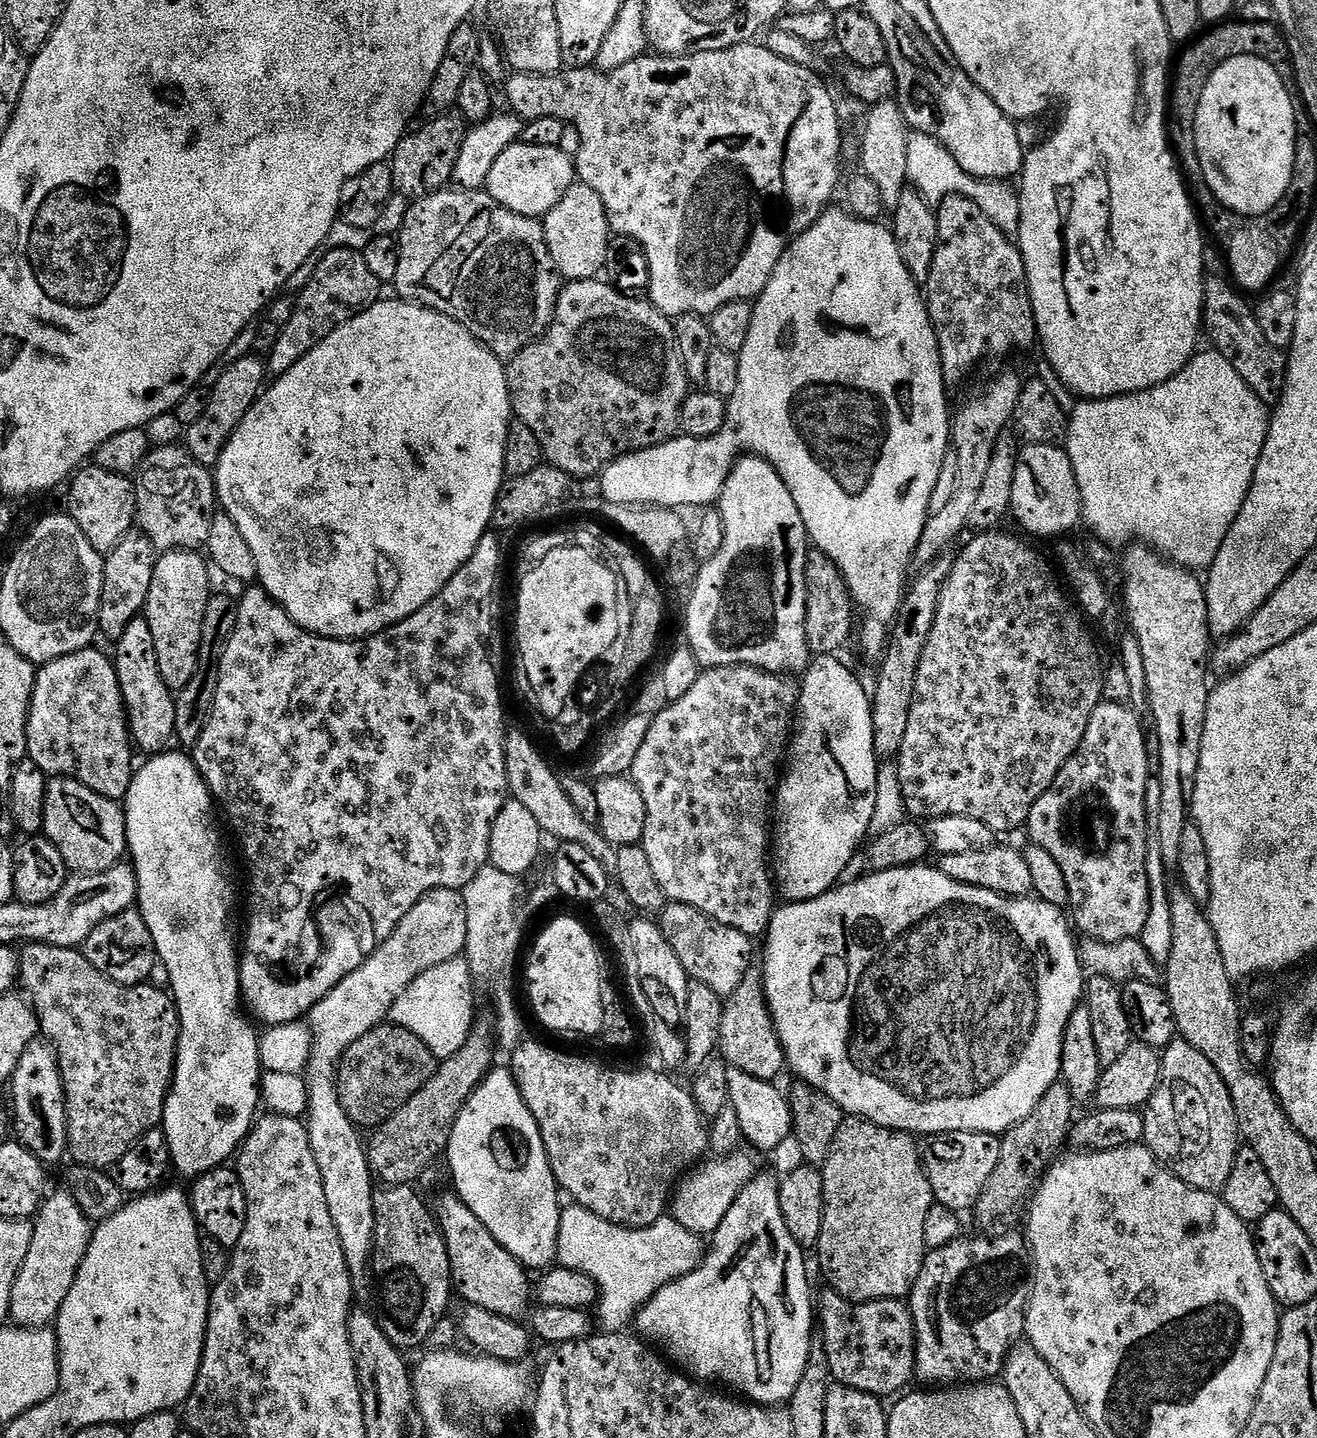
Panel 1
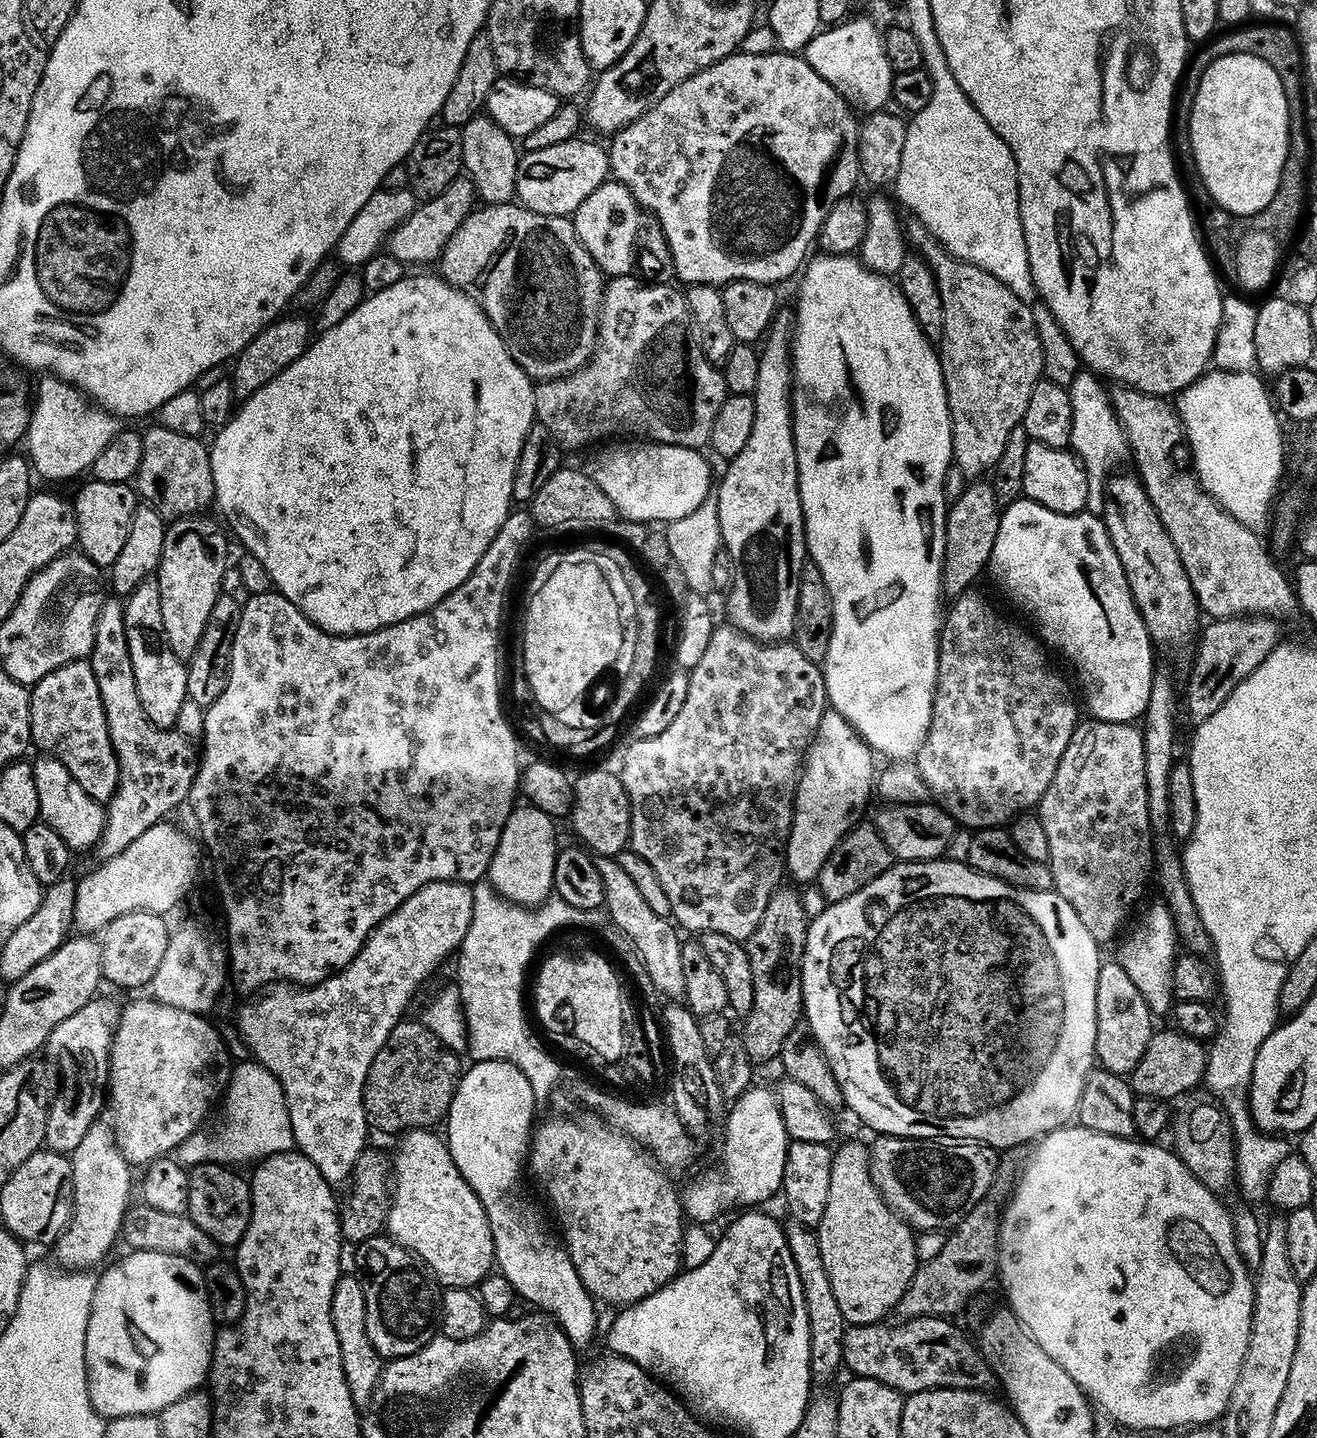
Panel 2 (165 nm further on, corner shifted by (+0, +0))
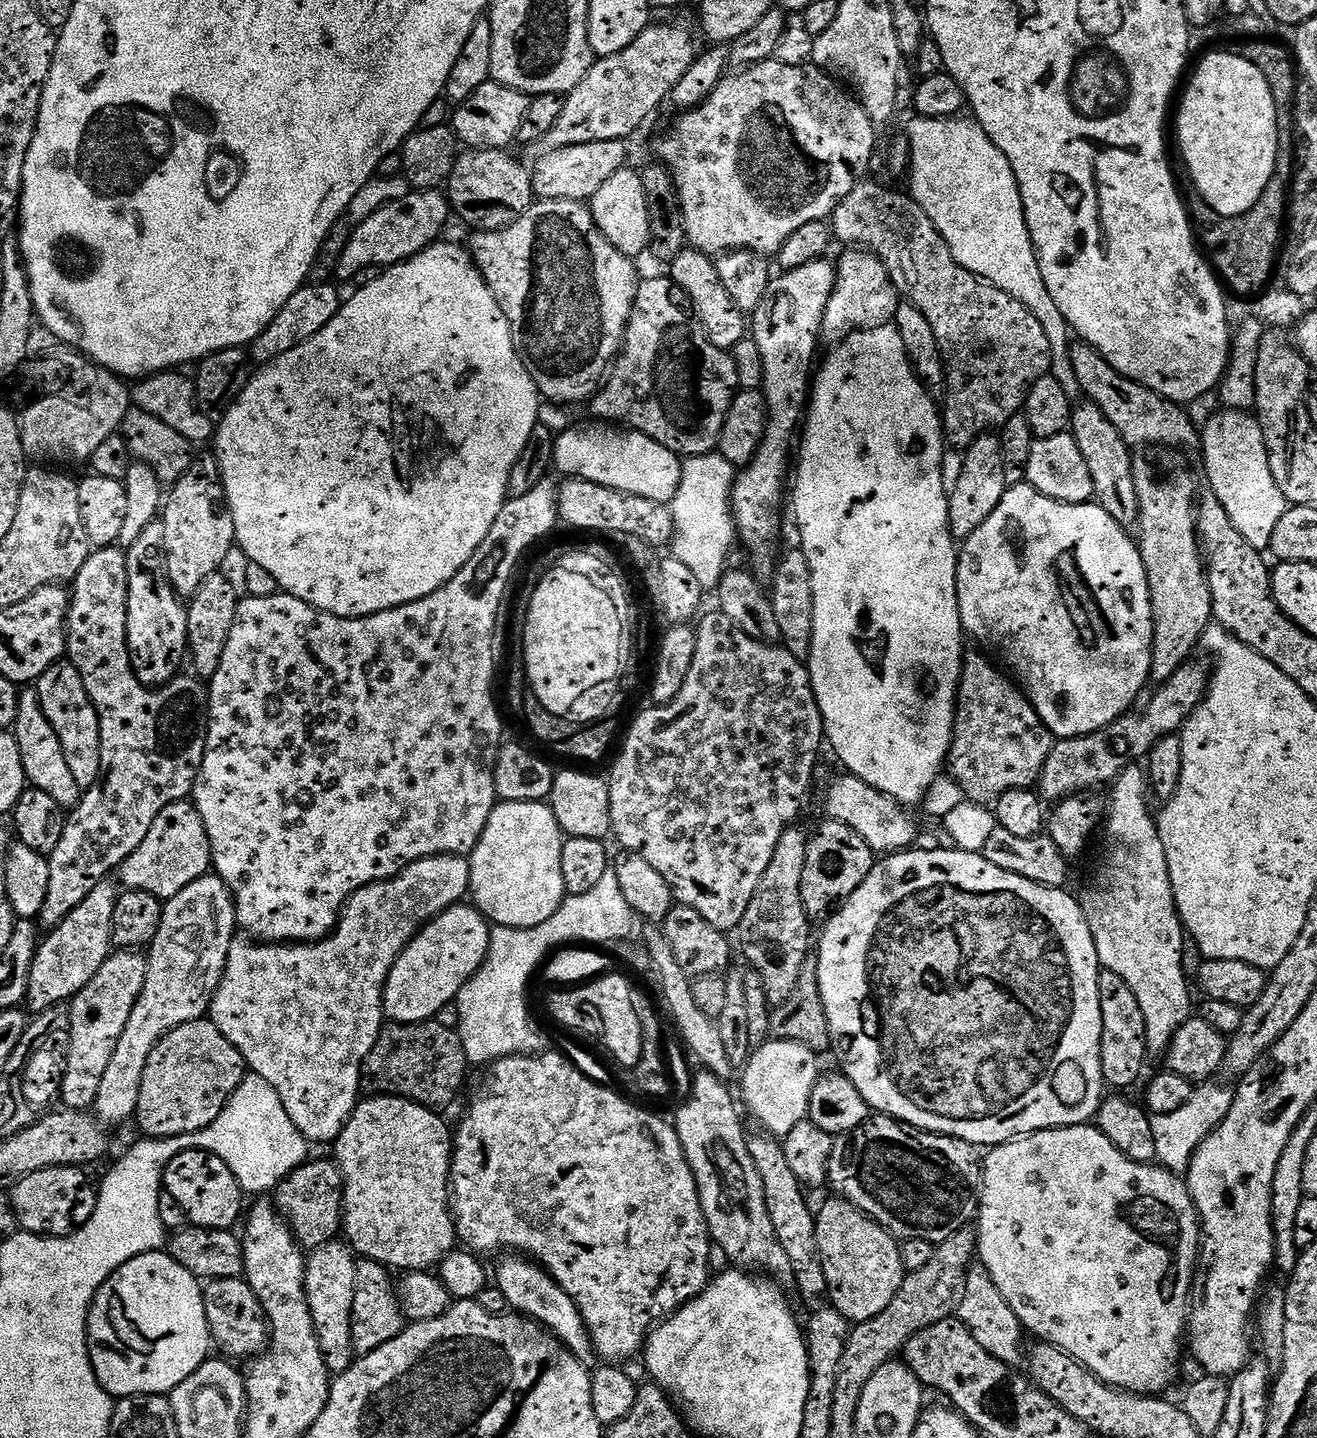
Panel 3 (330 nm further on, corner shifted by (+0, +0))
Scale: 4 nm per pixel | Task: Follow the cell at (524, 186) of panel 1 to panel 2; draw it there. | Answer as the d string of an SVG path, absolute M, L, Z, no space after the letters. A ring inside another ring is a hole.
M585 138L567 140L537 152L521 155L517 165L516 196L530 212L543 216L575 217L582 202L603 186L610 176L610 156Z

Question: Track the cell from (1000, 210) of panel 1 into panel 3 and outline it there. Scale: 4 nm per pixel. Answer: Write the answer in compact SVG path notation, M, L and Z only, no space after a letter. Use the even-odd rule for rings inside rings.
M921 115L915 119L909 122L906 133L912 199L934 222L946 246L950 246L950 254L963 268L1018 298L1042 322L1052 351L1050 375L1068 396L1079 397L1080 383L1074 378L1074 362L1070 362L1074 336L1066 318L1062 318L1062 310L1050 298L1046 282L1042 282L1042 270L1026 226L1020 184L1006 154L990 142L975 119Z

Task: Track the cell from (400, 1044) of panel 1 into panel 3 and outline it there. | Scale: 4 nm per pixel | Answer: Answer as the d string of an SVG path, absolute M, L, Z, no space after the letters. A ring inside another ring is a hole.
M436 1018L423 1020L421 1024L392 1022L381 1028L380 1037L360 1068L361 1089L368 1096L401 1096L416 1104L422 1104L425 1108L444 1110L444 1107L459 1094L460 1087L468 1076L470 1063L457 1029L452 1026L447 1028L446 1025L439 1024L438 1020Z

